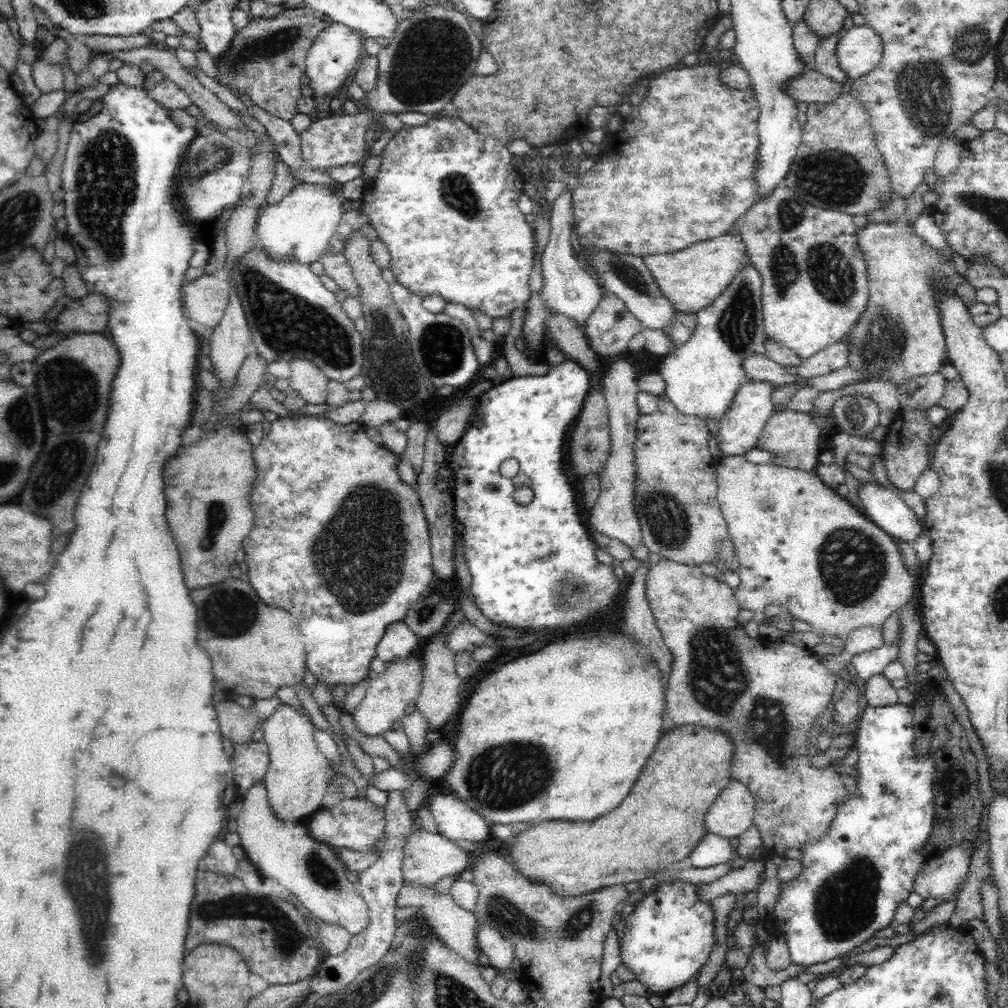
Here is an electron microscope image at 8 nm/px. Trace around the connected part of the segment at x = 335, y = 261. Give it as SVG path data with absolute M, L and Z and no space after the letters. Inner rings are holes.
M325 251L320 257L320 261L324 266L326 275L330 276L336 285L346 292L346 295L352 295L360 300L360 291L357 288L352 267L343 251L335 253Z

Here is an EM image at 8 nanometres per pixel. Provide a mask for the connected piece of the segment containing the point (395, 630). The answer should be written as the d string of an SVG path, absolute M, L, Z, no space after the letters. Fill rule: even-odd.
M403 620L390 624L377 644L377 657L385 663L406 659L418 648L418 637Z

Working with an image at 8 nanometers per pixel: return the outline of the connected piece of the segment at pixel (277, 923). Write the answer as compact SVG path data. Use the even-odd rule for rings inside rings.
M204 868L197 871L185 952L202 944L227 945L240 952L251 974L262 977L269 985L290 985L317 974L323 958L315 940L294 905L246 889L244 881L234 873L224 875Z

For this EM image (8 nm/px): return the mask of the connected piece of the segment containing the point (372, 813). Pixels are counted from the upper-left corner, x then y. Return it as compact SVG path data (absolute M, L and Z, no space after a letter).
M344 798L332 808L322 808L312 814L308 834L330 847L346 847L360 853L373 851L385 832L385 810L368 800Z

